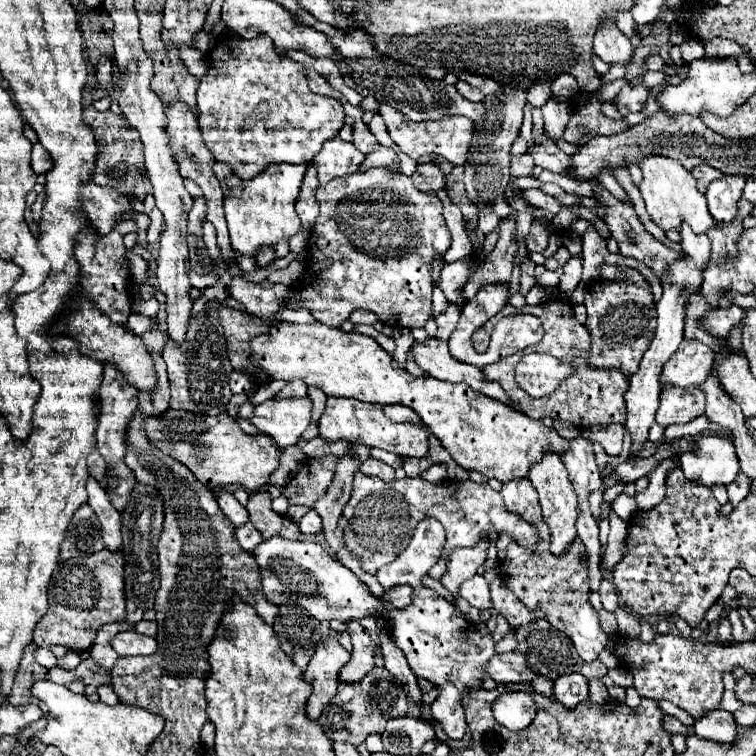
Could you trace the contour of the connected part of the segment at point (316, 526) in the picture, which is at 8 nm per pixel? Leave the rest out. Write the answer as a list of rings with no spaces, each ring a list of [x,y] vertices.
[[[310,509],[310,511],[298,521],[298,525],[300,525],[300,531],[302,531],[304,535],[320,533],[320,531],[322,531],[322,519],[320,519],[320,515],[318,515],[314,509]]]

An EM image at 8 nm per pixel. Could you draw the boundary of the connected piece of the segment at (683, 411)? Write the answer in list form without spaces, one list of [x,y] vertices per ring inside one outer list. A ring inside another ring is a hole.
[[[664,387],[656,421],[662,427],[684,425],[704,415],[704,405],[706,405],[706,397],[700,391],[700,387],[690,387],[690,389]]]

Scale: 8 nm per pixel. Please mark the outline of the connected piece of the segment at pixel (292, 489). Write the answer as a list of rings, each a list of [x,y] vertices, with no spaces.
[[[324,459],[324,463],[302,463],[298,473],[282,489],[282,495],[288,497],[290,505],[312,507],[334,481],[336,461]]]

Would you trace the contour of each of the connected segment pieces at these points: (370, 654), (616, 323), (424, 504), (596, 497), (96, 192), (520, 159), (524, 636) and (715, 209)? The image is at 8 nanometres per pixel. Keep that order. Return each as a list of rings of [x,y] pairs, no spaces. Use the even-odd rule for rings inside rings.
[[[350,621],[348,623],[348,633],[352,637],[354,649],[352,649],[350,661],[340,671],[340,683],[360,681],[374,667],[374,645],[370,641],[368,631],[358,621]]]
[[[620,265],[618,269],[626,271],[626,279],[618,279],[618,283],[606,283],[604,279],[596,279],[586,289],[586,327],[592,335],[588,363],[592,367],[618,367],[626,375],[632,375],[638,369],[642,355],[654,337],[654,301],[650,283],[636,269],[628,265]]]
[[[358,471],[354,475],[352,495],[342,515],[348,521],[348,525],[344,527],[344,547],[360,559],[362,569],[370,575],[374,575],[382,565],[394,561],[408,547],[412,529],[416,529],[420,519],[426,517],[438,519],[446,529],[446,545],[442,557],[430,569],[430,577],[436,579],[446,571],[448,551],[456,547],[474,547],[474,543],[490,539],[490,533],[508,533],[522,547],[534,547],[534,543],[540,539],[540,531],[532,523],[526,523],[526,519],[522,519],[520,515],[506,511],[498,491],[494,491],[488,483],[474,483],[470,479],[448,479],[446,483],[436,485],[422,477],[382,481],[378,477],[366,477]]]
[[[598,489],[596,491],[593,491],[589,497],[590,510],[597,523],[601,521],[599,516],[601,513],[600,506],[603,499],[603,493],[604,493],[604,489]]]
[[[88,183],[82,189],[84,201],[94,201],[94,205],[84,205],[84,211],[96,231],[96,235],[106,235],[120,221],[122,213],[128,213],[136,227],[150,227],[150,217],[146,213],[138,213],[132,209],[132,203],[122,193],[98,187],[96,183]]]
[[[524,153],[524,155],[518,155],[518,157],[512,157],[512,175],[518,175],[518,177],[528,177],[532,175],[532,169],[534,169],[534,159],[530,153]]]
[[[534,619],[526,625],[520,625],[514,629],[514,637],[518,641],[518,647],[516,651],[524,651],[526,655],[526,663],[530,663],[530,667],[534,667],[534,671],[538,671],[540,677],[546,677],[550,681],[558,679],[560,675],[568,675],[568,673],[580,673],[584,675],[586,679],[602,679],[608,669],[600,663],[600,661],[592,661],[592,663],[586,663],[576,651],[574,651],[574,645],[570,643],[570,637],[562,635],[562,631],[554,629],[548,621],[544,619]]]
[[[726,175],[710,183],[706,191],[706,199],[710,213],[718,223],[724,225],[734,221],[738,213],[738,201],[742,199],[744,181],[746,179],[742,175]]]

